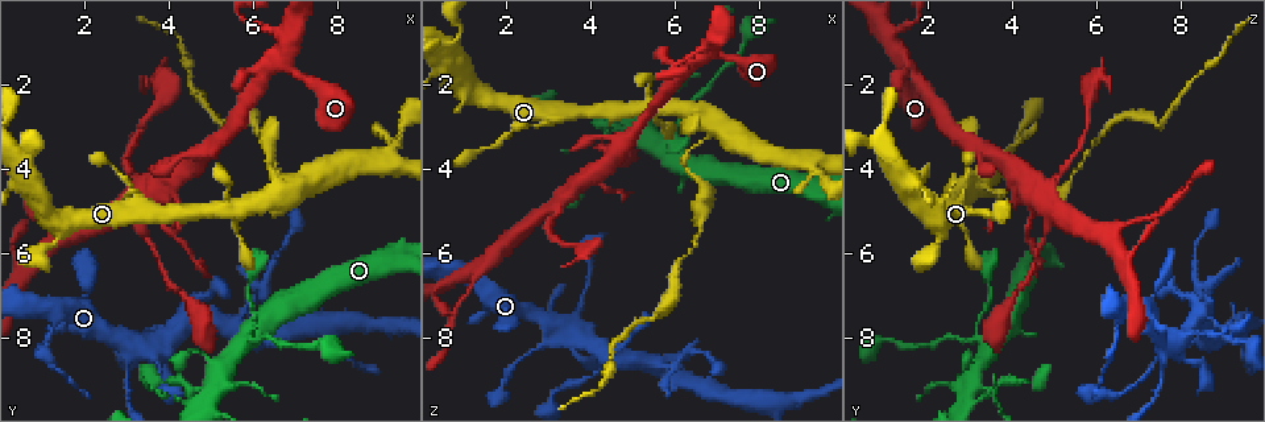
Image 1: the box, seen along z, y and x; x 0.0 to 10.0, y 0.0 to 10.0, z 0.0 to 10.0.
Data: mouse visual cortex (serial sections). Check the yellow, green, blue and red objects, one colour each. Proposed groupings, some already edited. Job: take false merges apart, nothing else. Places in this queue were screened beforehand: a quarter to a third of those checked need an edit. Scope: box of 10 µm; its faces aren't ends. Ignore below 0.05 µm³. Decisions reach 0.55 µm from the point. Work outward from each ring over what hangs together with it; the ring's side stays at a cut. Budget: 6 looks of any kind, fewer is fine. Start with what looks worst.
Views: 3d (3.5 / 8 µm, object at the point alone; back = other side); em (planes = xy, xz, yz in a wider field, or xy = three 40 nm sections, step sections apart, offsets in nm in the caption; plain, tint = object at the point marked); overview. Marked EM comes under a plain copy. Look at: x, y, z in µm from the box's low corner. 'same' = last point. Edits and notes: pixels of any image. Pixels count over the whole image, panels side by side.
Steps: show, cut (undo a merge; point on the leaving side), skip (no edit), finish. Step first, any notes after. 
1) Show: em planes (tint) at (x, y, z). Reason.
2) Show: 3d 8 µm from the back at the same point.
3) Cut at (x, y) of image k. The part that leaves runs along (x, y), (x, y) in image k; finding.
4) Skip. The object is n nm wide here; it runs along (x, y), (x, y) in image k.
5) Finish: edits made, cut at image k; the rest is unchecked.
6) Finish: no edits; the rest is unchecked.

Show: 3d 8 µm at (3.20, 4.95, 4.90). Four arms meet.

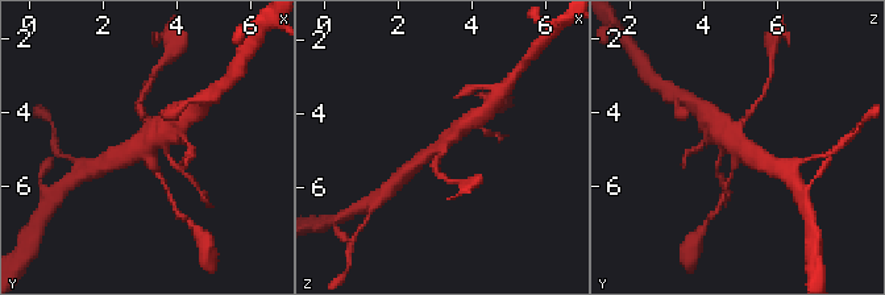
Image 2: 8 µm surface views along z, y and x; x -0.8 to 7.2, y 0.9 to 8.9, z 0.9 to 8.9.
Show: 3d 3.5 µm at the same point. Zoom in.

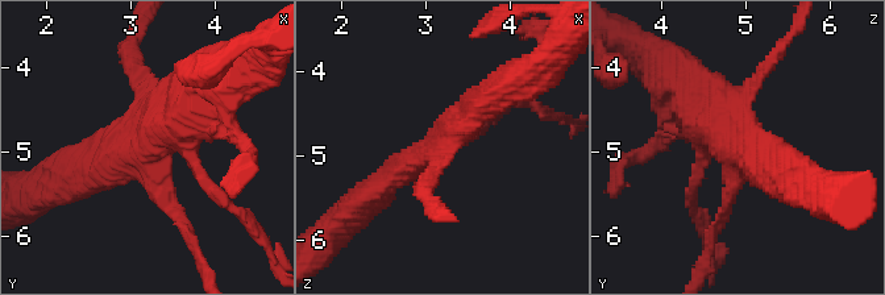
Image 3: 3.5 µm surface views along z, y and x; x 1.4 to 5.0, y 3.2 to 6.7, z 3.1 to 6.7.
Skip. 4 arms meet here; it runs along (494, 96), (377, 191) in image 3; one cell here.

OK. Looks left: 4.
Show: 3d 8 µm at (1.20, 5.25, 6.85). Sudden change in width.

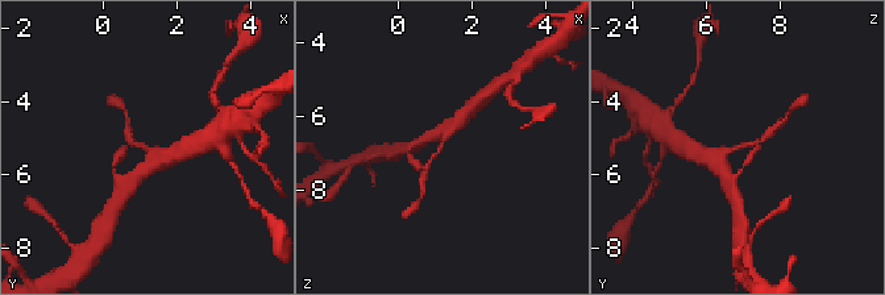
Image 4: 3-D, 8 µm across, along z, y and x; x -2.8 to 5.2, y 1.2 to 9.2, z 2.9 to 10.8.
Show: em xy step 5 (tint) at the same point. Shape alone is not enough.

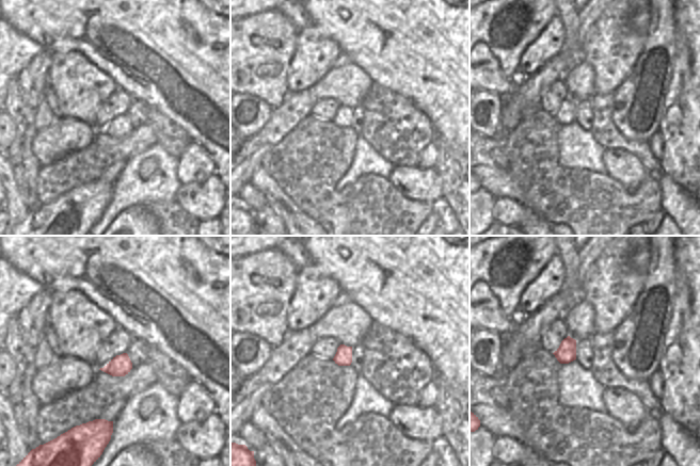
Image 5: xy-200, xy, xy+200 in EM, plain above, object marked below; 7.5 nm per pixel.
Skip. The object is 130 nm wide here; it runs along (461, 120), (445, 136), (423, 175) in image 4; one cell here.

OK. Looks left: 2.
Show: 3d 3.5 µm from the back at (4.55, 7.55, 8.40). Small branch off a trunk.

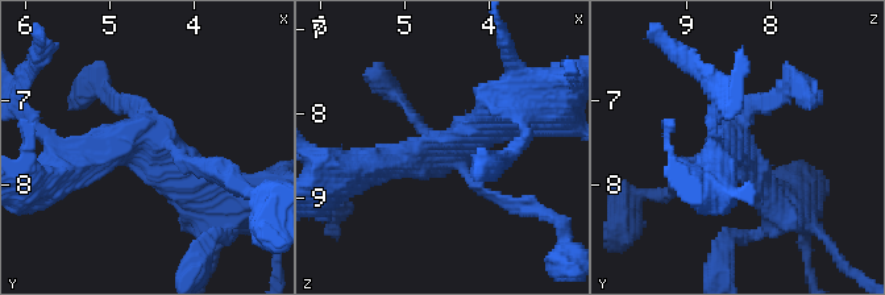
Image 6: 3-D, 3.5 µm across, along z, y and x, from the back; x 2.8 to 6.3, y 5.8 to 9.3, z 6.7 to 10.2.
Show: em xy step 3 (tint) at (4.50, 7.55, 8.40). 4 arms meet here; the arms are 150, 200, 400, 400 nm wide; now the EM.

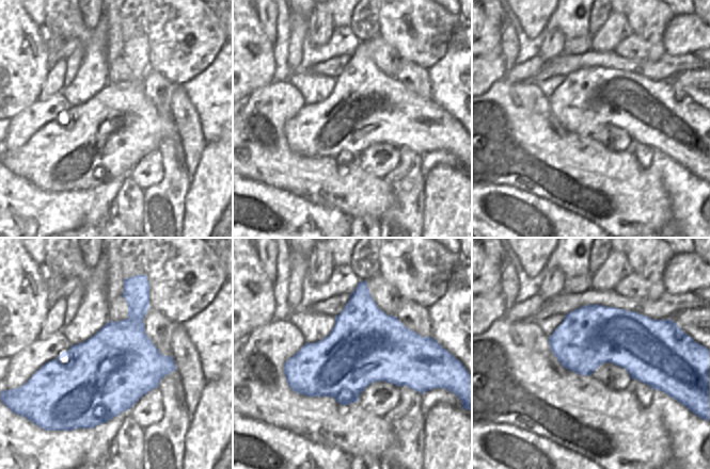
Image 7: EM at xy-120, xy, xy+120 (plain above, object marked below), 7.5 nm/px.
Skip. It runs along (509, 112), (447, 149), (370, 166) in image 6; one cell here.

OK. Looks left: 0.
Finish: no edits; the rest is unchecked.

